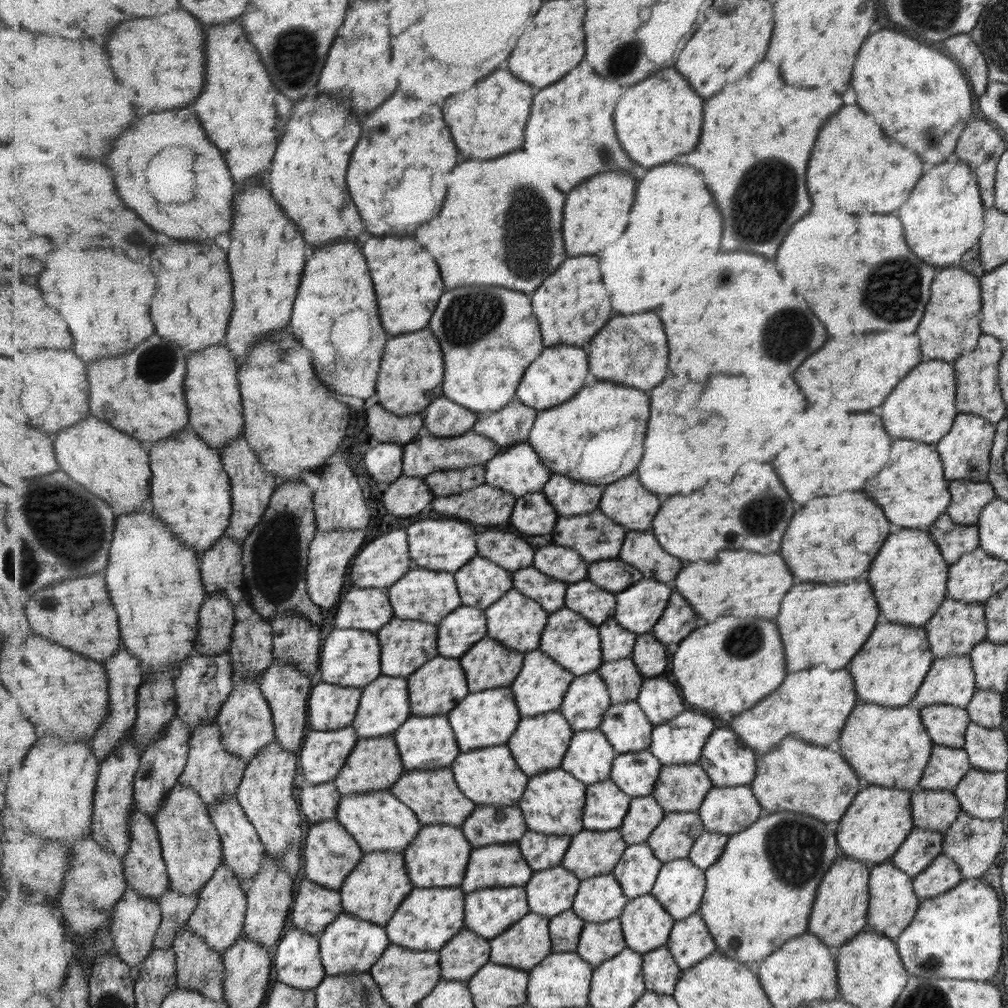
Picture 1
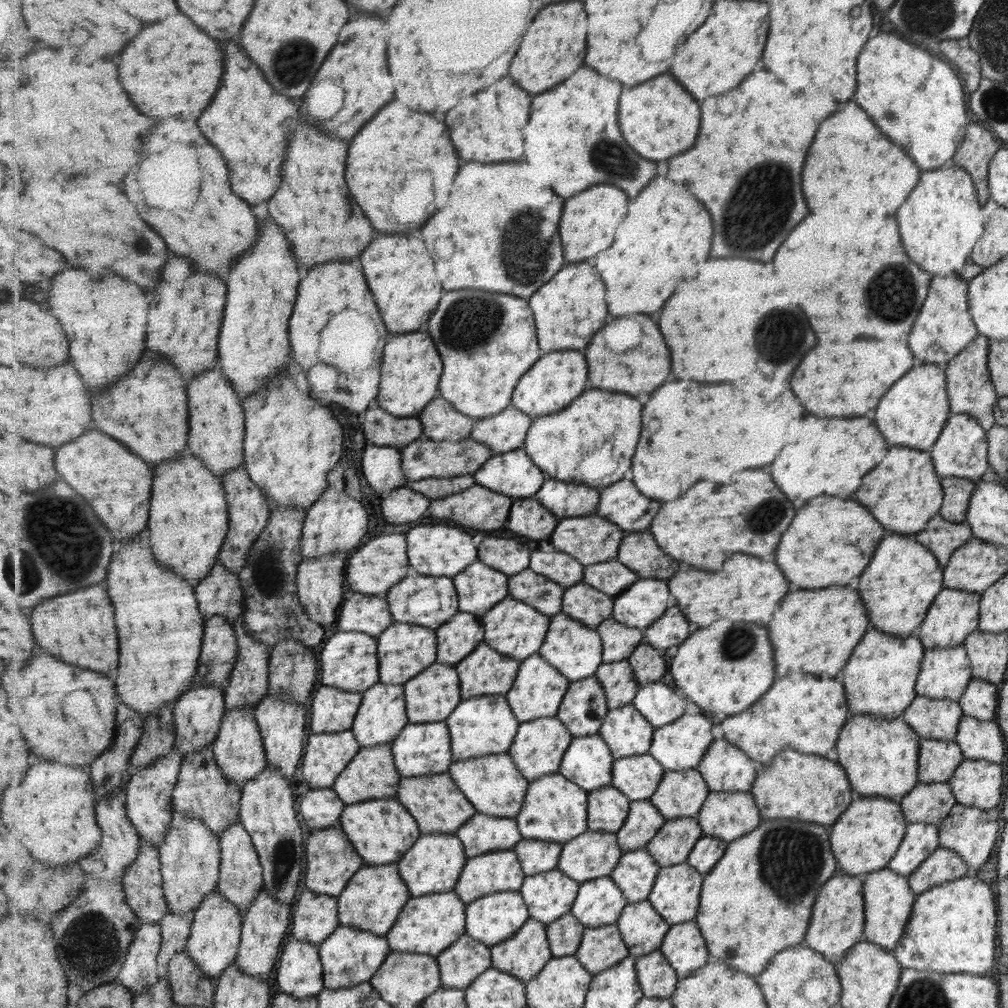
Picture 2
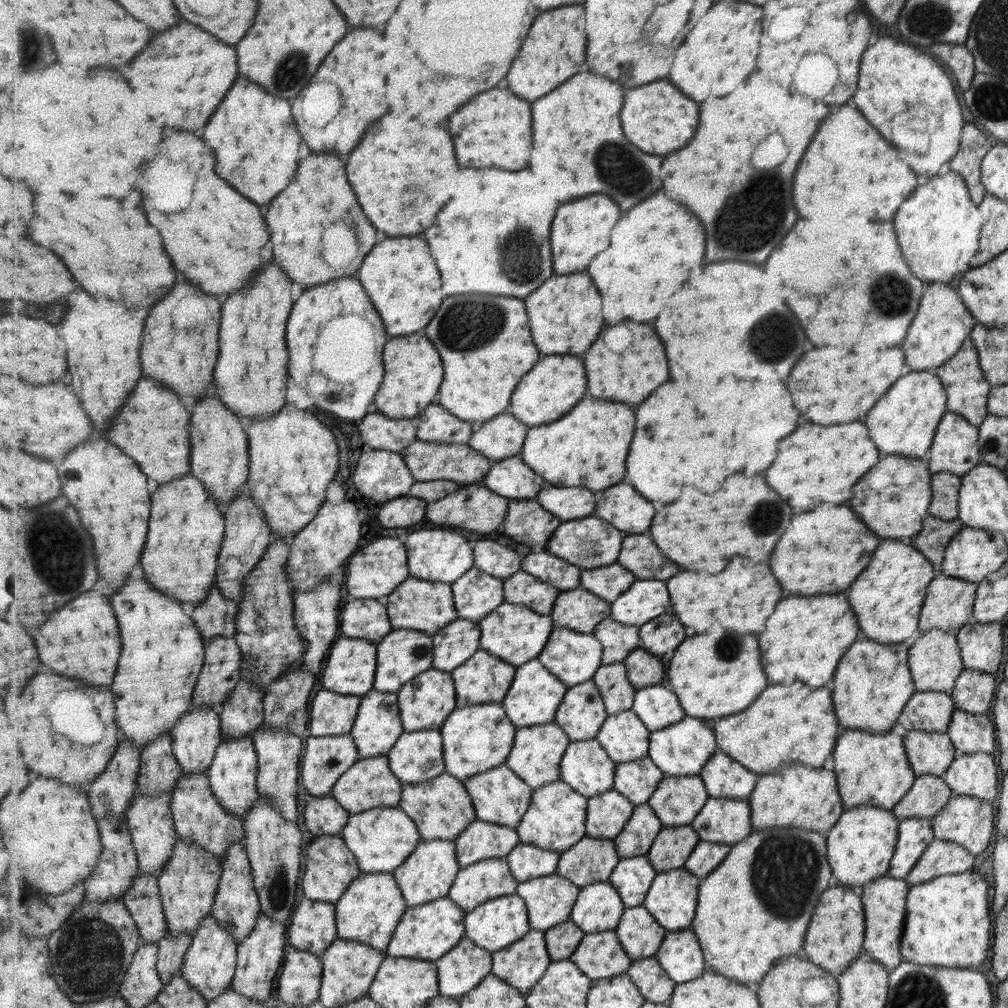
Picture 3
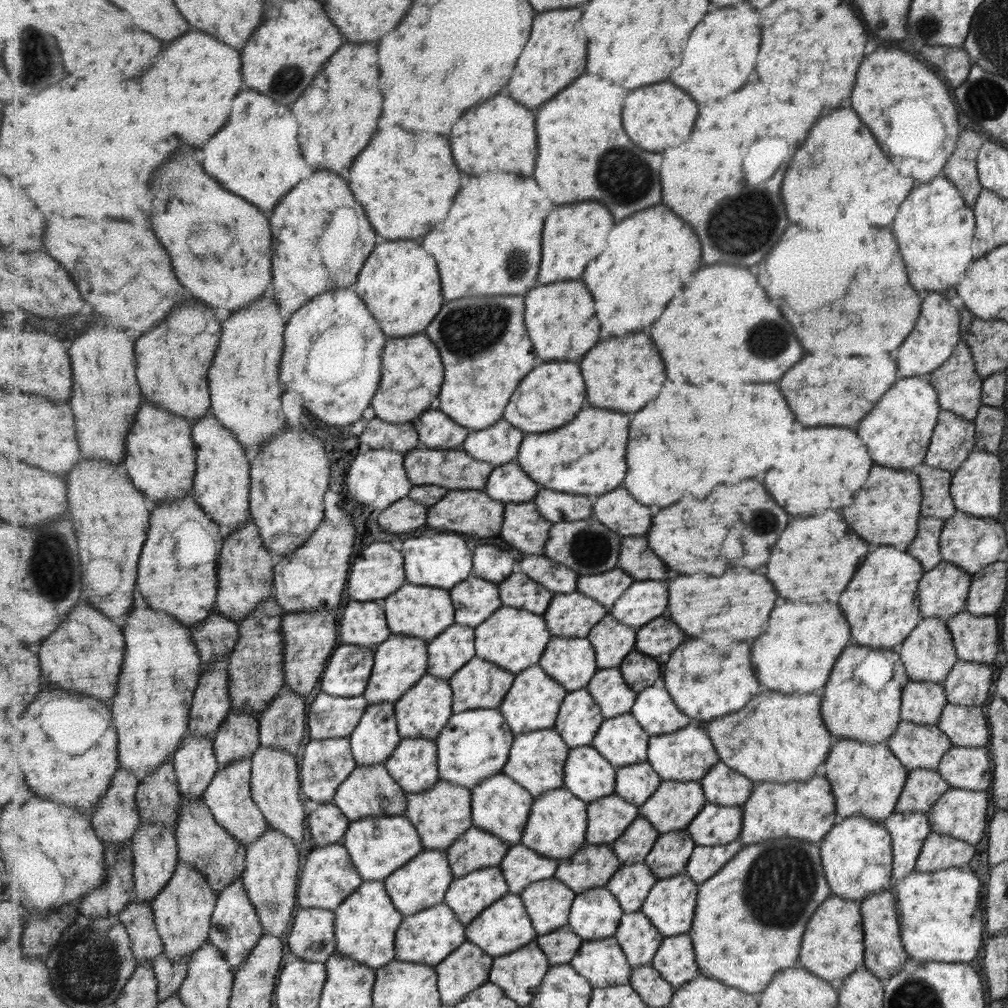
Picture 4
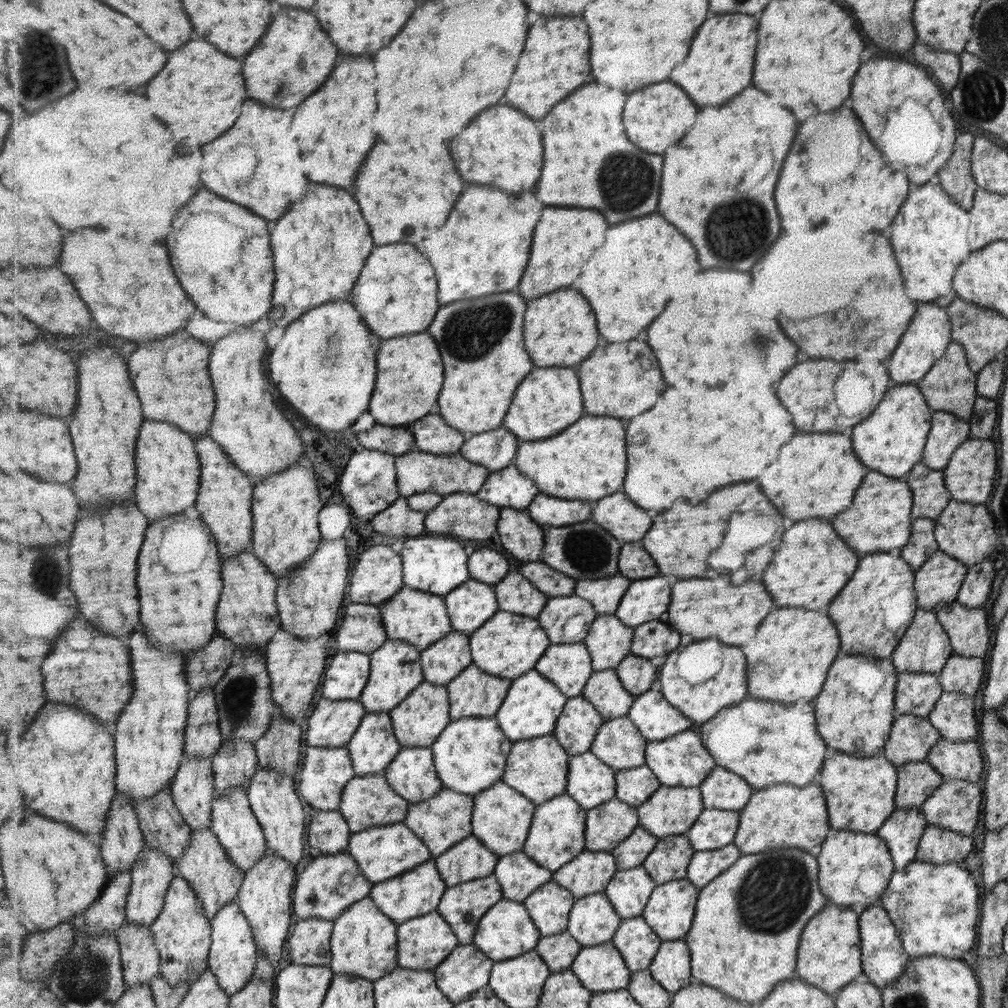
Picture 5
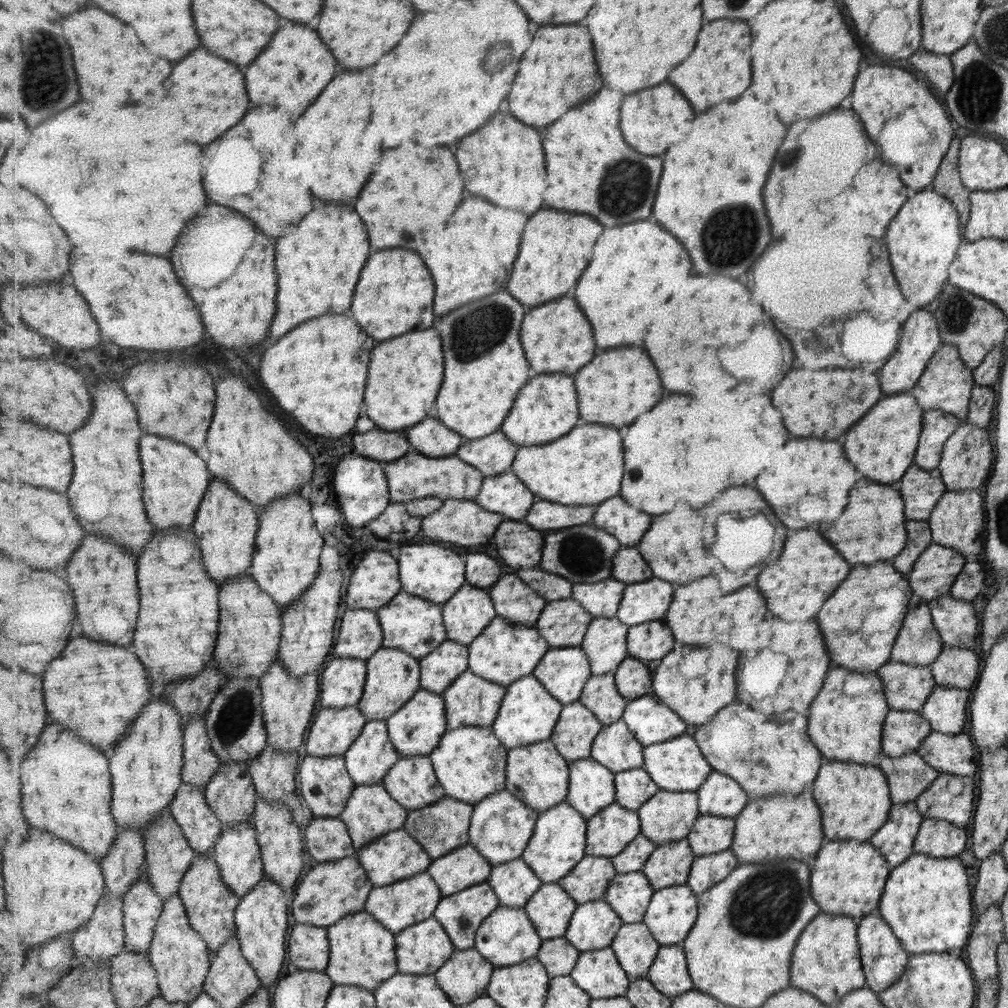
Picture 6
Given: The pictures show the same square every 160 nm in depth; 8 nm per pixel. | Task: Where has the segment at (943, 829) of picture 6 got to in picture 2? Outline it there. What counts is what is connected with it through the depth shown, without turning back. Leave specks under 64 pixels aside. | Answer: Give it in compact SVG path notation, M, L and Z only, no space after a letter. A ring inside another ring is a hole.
M938 846L906 877L909 889L916 896L948 880L970 875L967 865L956 852Z

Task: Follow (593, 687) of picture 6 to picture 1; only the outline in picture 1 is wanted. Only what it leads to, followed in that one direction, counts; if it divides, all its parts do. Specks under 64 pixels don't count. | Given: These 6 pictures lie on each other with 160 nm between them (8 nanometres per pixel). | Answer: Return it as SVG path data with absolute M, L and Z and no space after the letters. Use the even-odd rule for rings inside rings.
M631 657L604 661L597 671L608 685L612 704L636 701L644 687L645 678Z

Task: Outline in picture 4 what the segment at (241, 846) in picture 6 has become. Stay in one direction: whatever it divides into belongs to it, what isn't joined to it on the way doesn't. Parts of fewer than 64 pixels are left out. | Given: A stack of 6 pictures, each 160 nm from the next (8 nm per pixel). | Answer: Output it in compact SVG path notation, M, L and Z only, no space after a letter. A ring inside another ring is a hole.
M239 759L225 768L219 768L204 794L204 801L217 822L247 846L259 840L269 829L268 820L252 797L252 762L252 759Z

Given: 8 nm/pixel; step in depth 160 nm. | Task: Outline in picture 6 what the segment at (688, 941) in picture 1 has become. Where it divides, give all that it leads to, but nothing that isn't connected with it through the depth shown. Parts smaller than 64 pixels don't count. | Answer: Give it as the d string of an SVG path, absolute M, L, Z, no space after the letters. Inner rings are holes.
M661 945L648 979L653 981L659 992L672 998L694 990L694 982L688 969L688 957L682 945Z

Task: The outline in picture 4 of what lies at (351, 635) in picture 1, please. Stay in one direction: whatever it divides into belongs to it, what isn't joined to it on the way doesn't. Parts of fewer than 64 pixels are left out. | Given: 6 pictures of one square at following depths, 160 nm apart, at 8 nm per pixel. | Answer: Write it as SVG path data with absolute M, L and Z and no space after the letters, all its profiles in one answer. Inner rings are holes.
M349 644L337 646L319 691L345 698L365 695L375 662L375 649Z

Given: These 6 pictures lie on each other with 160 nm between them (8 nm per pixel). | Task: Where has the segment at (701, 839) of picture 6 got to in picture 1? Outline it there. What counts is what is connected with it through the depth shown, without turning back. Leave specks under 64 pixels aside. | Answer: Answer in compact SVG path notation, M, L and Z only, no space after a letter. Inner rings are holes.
M749 785L714 786L699 813L707 831L735 835L755 824L765 810Z

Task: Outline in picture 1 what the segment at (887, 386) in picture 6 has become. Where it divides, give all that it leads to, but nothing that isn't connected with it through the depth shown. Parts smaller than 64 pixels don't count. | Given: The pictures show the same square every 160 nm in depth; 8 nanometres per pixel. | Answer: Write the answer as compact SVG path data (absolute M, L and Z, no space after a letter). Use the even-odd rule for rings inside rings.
M958 267L935 272L926 307L914 333L919 339L921 358L951 364L961 353L972 351L982 333L979 328L980 308L980 286L976 276Z

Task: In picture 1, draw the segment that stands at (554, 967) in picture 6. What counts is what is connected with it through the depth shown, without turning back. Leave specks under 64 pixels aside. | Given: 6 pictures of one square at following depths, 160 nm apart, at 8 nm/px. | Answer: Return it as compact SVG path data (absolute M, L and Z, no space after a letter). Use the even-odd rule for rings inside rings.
M572 909L551 918L552 952L576 952L586 923L586 920Z

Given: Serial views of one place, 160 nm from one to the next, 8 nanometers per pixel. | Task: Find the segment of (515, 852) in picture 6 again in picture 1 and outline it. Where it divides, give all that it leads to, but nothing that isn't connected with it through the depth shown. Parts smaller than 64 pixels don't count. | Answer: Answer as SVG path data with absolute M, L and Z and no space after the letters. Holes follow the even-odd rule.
M508 744L486 747L462 753L452 764L452 771L460 789L475 804L493 806L515 806L524 798L530 776L517 764Z

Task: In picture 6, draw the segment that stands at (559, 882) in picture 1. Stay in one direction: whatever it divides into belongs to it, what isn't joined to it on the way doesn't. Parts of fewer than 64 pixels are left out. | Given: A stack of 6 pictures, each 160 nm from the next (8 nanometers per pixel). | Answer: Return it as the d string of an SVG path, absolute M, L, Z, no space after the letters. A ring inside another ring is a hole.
M545 883L524 906L537 932L545 939L565 937L579 906L560 884Z

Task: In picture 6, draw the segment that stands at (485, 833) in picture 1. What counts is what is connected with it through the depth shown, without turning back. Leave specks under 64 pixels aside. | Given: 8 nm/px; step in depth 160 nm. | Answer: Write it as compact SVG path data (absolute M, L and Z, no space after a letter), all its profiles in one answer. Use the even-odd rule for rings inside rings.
M470 842L433 860L428 871L437 881L444 897L457 895L473 885L484 883L492 874L494 865Z

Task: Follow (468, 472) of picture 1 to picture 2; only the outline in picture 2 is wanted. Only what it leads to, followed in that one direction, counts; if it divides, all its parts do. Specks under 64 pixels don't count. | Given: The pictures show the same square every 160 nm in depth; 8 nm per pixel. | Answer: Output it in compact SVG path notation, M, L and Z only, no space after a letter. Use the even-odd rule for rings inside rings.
M466 474L465 476L451 478L426 478L418 481L410 481L407 485L413 490L435 500L463 492L477 484L478 482L475 480L473 474Z

